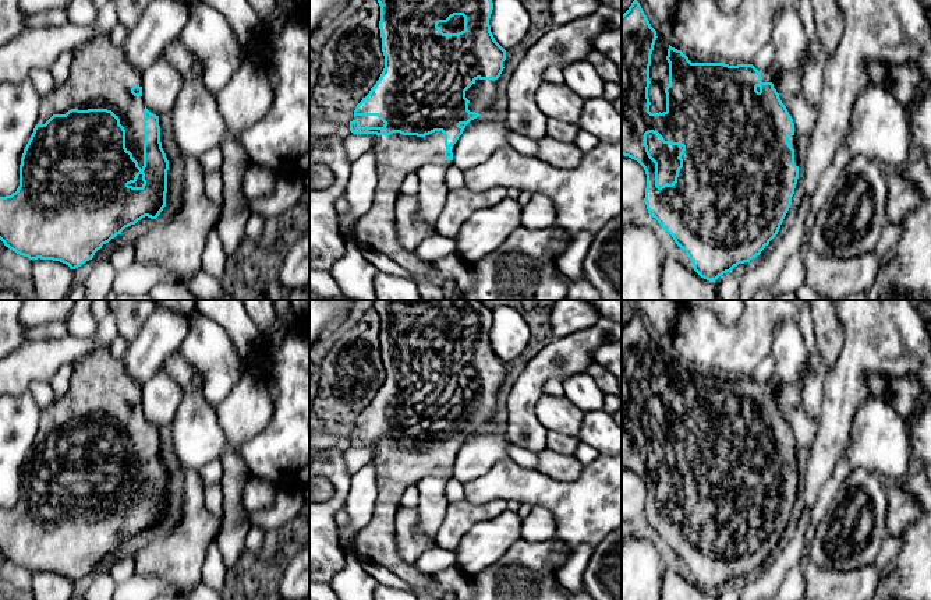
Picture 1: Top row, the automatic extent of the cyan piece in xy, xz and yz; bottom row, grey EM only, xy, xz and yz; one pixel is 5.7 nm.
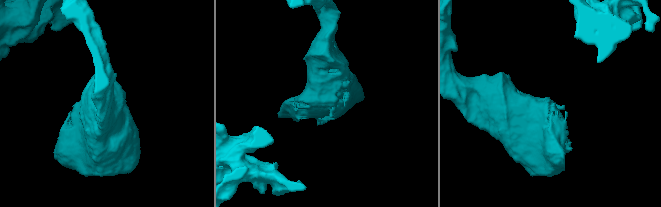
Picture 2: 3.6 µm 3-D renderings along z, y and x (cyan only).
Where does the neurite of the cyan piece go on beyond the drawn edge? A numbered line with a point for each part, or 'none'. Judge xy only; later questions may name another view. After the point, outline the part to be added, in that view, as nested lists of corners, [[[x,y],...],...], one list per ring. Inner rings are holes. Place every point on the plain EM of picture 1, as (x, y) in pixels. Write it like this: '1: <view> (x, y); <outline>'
1: xy (101, 390); [[[107,347],[96,349],[72,361],[70,388],[63,398],[42,410],[38,437],[71,421],[111,423],[125,442],[127,463],[142,481],[145,416],[142,409],[131,406],[134,398],[142,399],[142,384],[125,373],[123,361]]]

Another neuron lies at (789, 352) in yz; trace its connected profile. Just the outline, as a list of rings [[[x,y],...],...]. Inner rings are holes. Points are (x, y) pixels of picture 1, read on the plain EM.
[[[797,320],[783,321],[776,327],[771,356],[775,360],[775,374],[785,382],[801,387],[808,350]]]

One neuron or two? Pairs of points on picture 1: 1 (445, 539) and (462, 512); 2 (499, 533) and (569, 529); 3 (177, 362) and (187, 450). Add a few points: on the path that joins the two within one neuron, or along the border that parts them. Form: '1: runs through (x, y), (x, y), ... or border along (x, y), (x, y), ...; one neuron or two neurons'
1: runs through (450, 532), (459, 519); one neuron
2: border along (520, 537), (496, 560); two neurons
3: runs through (188, 384), (190, 427); one neuron

